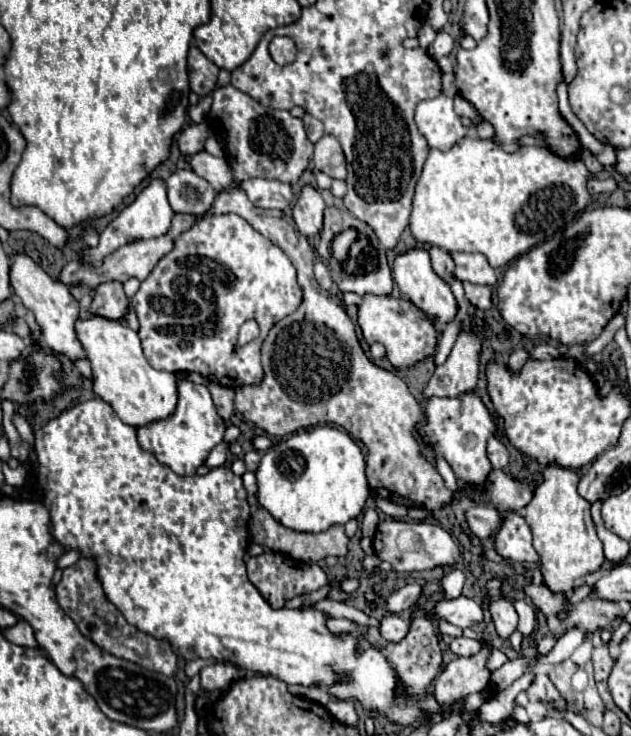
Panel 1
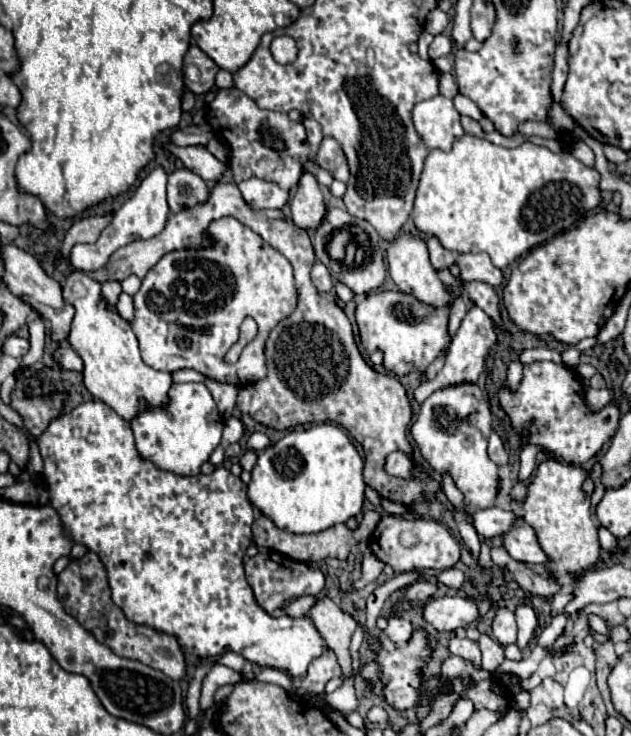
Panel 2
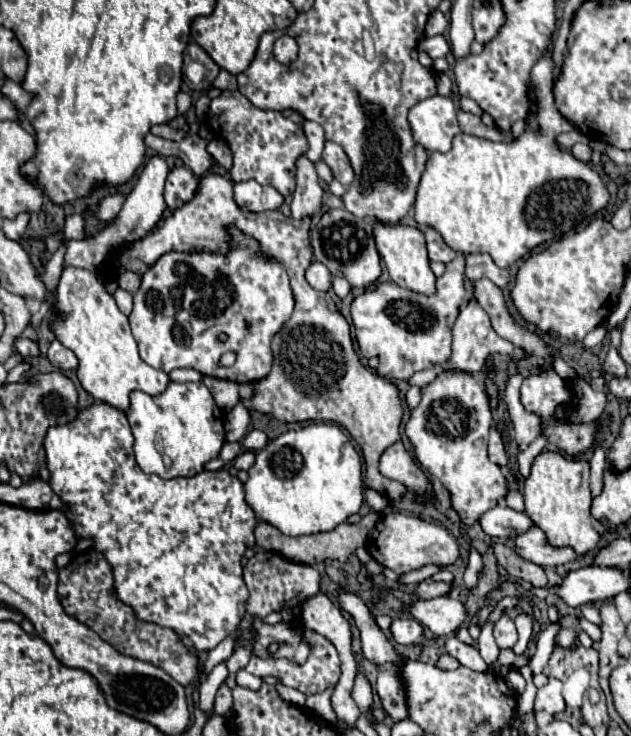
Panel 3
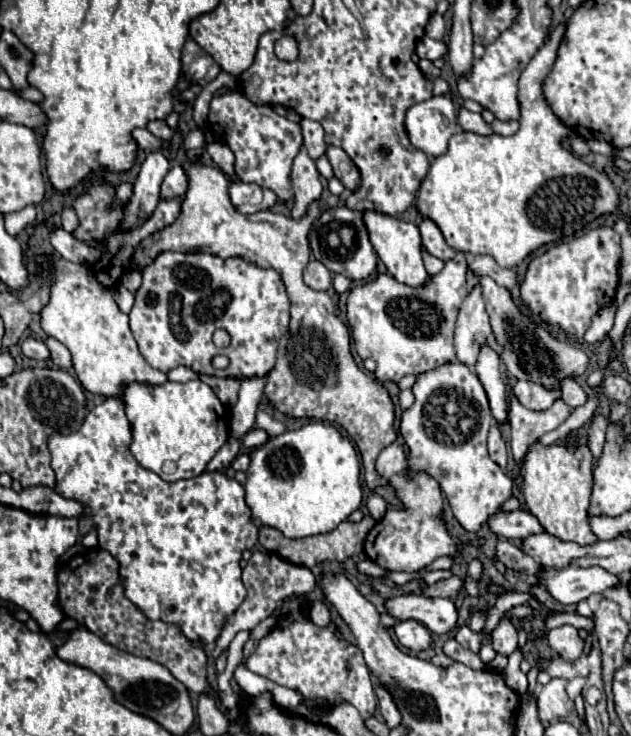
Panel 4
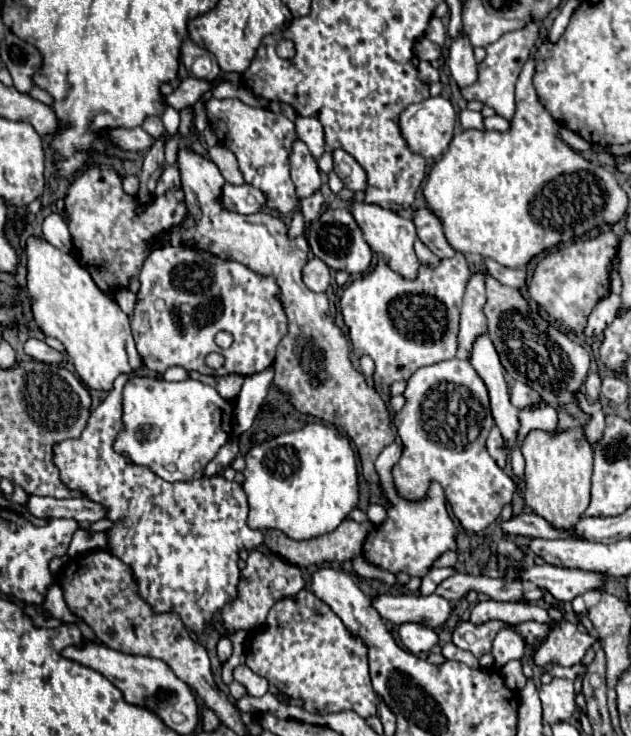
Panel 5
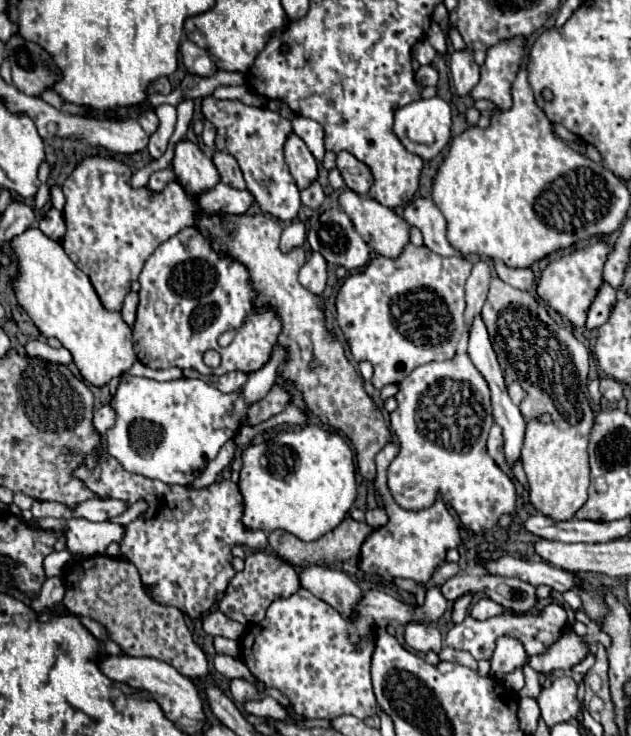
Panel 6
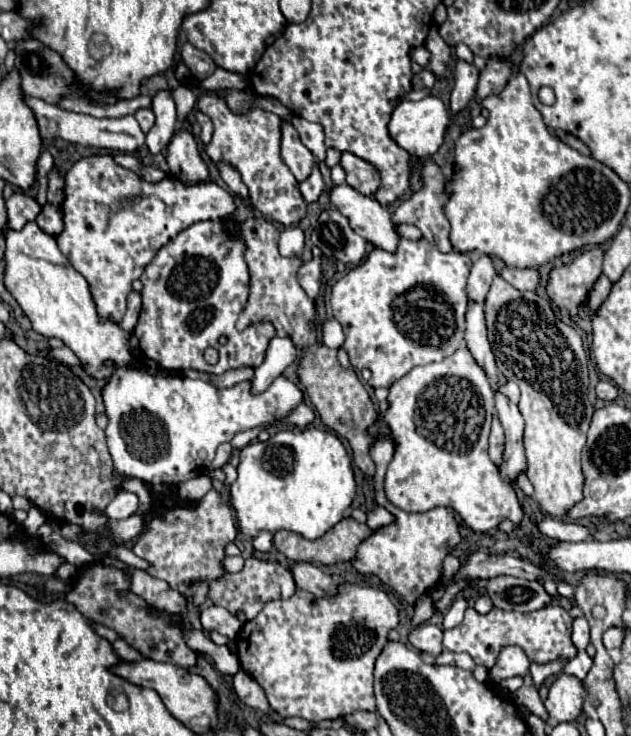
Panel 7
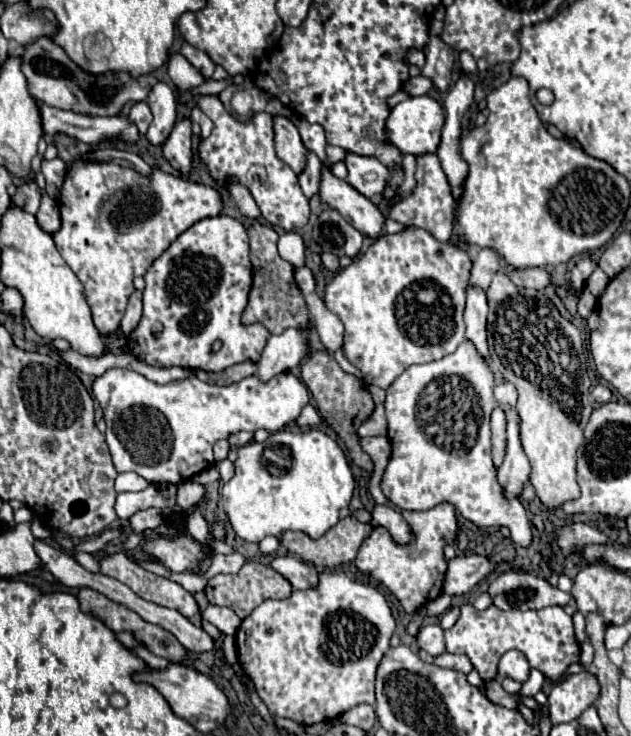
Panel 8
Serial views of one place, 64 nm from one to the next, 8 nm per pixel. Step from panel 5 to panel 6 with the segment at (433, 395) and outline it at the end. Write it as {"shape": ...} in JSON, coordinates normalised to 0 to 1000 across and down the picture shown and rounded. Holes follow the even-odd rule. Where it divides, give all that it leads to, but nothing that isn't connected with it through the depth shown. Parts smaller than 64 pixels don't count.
{"shape":[[[723,481],[713,489],[681,492],[659,500],[643,516],[637,516],[634,530],[624,535],[631,554],[618,563],[618,582],[624,584],[634,614],[615,636],[615,663],[631,688],[643,693],[672,693],[700,677],[716,688],[729,709],[751,720],[767,723],[789,712],[796,698],[818,696],[818,666],[811,652],[786,633],[786,628],[770,614],[770,595],[777,587],[780,552],[777,552],[777,527],[767,511],[754,503],[742,481]]]}

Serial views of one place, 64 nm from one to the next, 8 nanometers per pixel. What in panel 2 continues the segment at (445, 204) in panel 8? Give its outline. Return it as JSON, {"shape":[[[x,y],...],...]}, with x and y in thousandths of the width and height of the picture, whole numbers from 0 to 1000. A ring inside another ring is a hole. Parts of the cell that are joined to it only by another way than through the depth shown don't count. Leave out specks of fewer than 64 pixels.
{"shape":[[[678,321],[675,329],[678,329],[678,340],[681,340],[681,356],[685,356],[688,364],[710,364],[713,359],[719,359],[723,345],[713,342],[713,340],[707,340],[707,337],[697,332],[694,323]]]}

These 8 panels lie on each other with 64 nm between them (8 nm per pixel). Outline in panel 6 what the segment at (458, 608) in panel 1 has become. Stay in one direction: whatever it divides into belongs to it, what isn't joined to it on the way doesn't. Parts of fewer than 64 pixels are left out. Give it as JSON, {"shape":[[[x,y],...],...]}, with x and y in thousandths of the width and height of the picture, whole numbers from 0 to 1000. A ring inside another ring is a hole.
{"shape":[[[697,796],[675,804],[672,823],[647,823],[631,813],[583,802],[564,821],[564,840],[545,840],[523,821],[510,818],[488,802],[475,799],[460,813],[441,813],[422,829],[415,845],[399,848],[380,864],[380,897],[393,905],[403,921],[422,935],[444,938],[460,957],[456,967],[485,976],[529,978],[558,970],[571,978],[593,973],[599,957],[586,927],[586,897],[596,875],[596,856],[634,851],[650,842],[691,845],[707,832],[707,815]]]}

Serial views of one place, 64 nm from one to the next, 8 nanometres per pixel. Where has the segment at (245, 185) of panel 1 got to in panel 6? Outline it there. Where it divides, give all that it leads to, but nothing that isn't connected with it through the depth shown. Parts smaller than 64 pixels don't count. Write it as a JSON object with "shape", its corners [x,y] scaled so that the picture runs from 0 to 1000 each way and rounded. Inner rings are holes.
{"shape":[[[143,212],[114,231],[114,236],[105,242],[105,247],[98,253],[101,266],[105,266],[105,277],[98,285],[101,299],[105,299],[105,318],[95,332],[98,332],[101,342],[111,348],[111,353],[130,370],[136,370],[162,416],[174,424],[193,421],[193,410],[197,410],[200,399],[206,397],[206,386],[209,386],[209,380],[219,380],[219,372],[225,370],[225,361],[238,351],[238,345],[257,329],[263,329],[285,313],[304,307],[307,293],[326,293],[326,288],[387,291],[393,285],[393,280],[403,277],[403,269],[393,258],[374,258],[355,247],[345,247],[333,261],[320,261],[320,266],[314,266],[314,272],[301,272],[301,266],[295,266],[292,255],[282,247],[263,250],[263,255],[257,261],[238,261],[235,253],[209,255],[206,242],[209,242],[206,226],[200,226],[181,215]]]}

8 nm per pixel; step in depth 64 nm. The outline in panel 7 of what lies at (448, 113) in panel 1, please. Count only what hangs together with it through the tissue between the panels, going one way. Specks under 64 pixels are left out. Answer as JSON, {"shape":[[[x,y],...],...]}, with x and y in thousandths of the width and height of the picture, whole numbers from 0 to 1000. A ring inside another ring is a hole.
{"shape":[[[675,130],[659,139],[650,139],[650,136],[634,139],[621,152],[621,160],[615,166],[615,179],[618,179],[621,190],[634,201],[640,201],[647,209],[653,209],[659,215],[681,215],[700,198],[710,166],[713,166],[713,158],[710,158],[704,139],[691,130]]]}

